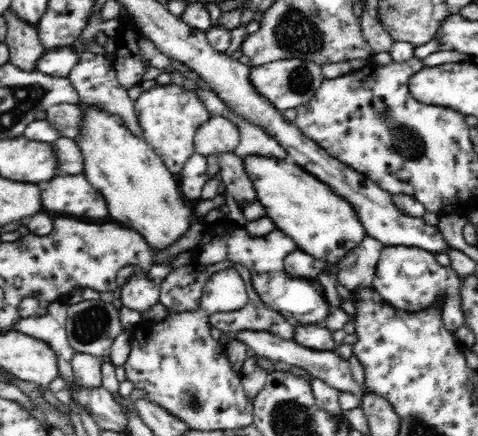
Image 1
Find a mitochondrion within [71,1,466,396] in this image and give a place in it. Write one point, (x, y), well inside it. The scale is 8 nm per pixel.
(298, 33)

